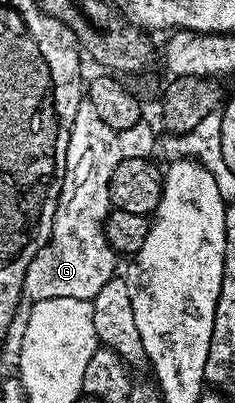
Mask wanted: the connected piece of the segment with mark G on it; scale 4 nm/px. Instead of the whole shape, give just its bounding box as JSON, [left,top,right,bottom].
[25,100,121,302]

